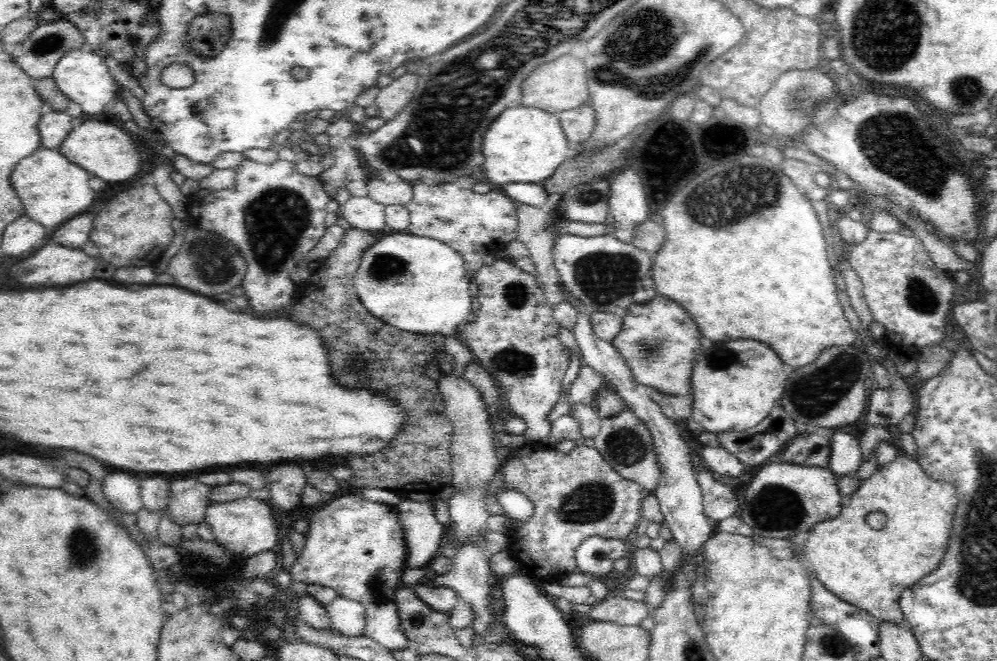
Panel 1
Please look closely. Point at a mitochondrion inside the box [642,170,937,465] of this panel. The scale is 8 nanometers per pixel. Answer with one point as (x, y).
(818, 389)

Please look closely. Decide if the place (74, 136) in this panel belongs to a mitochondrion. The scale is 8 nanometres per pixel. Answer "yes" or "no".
no

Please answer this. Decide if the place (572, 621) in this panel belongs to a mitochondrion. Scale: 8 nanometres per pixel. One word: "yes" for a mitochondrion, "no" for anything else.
no

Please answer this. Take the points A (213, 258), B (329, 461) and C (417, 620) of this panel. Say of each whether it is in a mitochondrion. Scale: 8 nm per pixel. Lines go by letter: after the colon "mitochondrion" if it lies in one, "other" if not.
A: mitochondrion
B: other
C: mitochondrion

